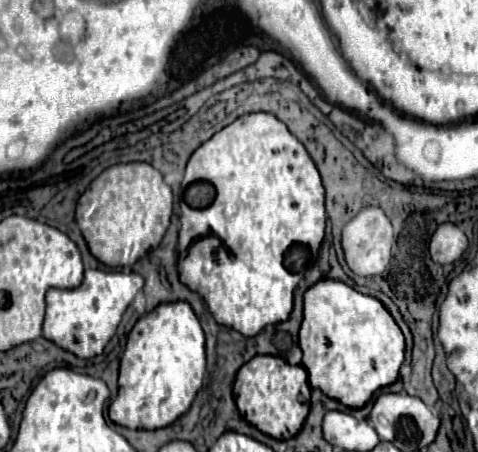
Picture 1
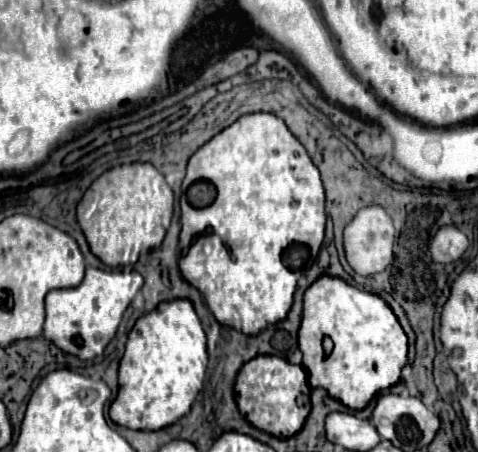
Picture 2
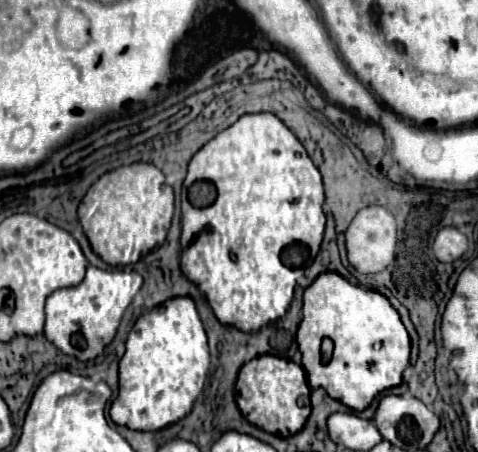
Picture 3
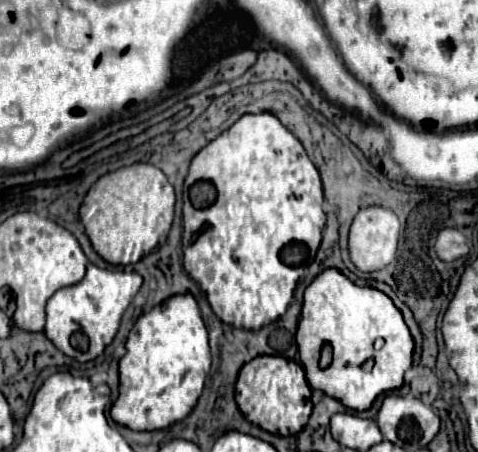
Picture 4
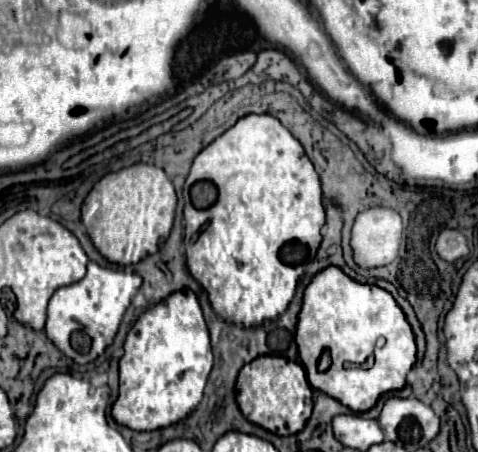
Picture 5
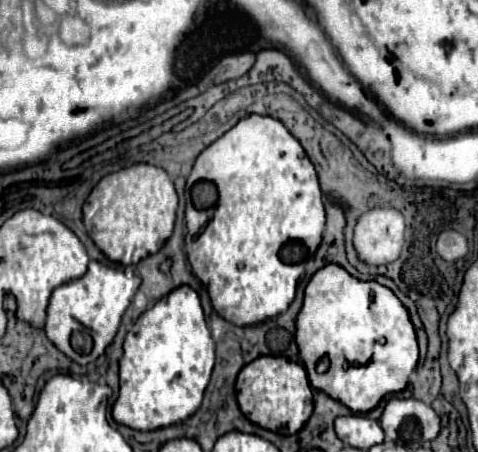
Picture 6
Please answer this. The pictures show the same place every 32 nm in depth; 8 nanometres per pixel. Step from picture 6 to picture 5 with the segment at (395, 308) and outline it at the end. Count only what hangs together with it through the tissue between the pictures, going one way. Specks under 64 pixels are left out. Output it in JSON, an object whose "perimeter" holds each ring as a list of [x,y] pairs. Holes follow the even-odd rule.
{"perimeter":[[[328,266],[324,270],[320,270],[312,278],[312,282],[306,286],[304,304],[298,314],[296,344],[298,344],[298,354],[304,364],[308,382],[316,390],[332,396],[334,400],[340,400],[352,412],[368,412],[372,406],[376,406],[376,402],[382,394],[402,390],[406,384],[406,376],[416,362],[414,332],[406,320],[406,314],[394,300],[394,296],[376,284],[360,284],[360,282],[352,280],[338,266]],[[324,350],[330,352],[332,364],[326,372],[318,372],[318,368],[316,368],[318,358]]]}

